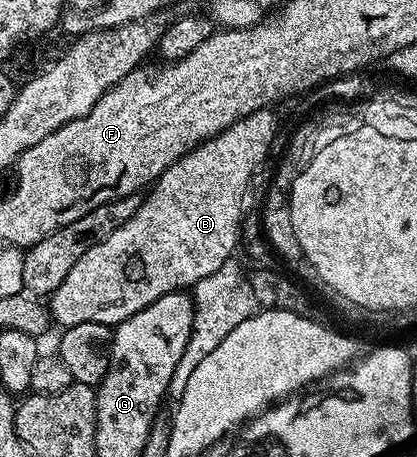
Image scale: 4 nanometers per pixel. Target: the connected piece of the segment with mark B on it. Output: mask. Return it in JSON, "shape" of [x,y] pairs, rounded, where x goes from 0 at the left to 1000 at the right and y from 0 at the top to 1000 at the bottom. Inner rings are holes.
{"shape":[[[647,239],[607,243],[595,256],[547,274],[547,282],[537,282],[518,300],[492,304],[487,313],[456,328],[448,339],[434,339],[412,361],[403,361],[403,370],[393,370],[388,385],[369,394],[365,407],[348,420],[343,440],[326,457],[326,466],[317,466],[317,475],[307,475],[307,484],[297,484],[297,492],[288,492],[288,501],[278,501],[278,510],[259,510],[259,519],[249,519],[249,527],[221,536],[221,545],[211,545],[211,554],[201,554],[201,562],[192,562],[192,571],[182,571],[182,580],[173,580],[163,606],[153,606],[153,615],[144,615],[144,624],[127,646],[118,648],[115,678],[122,700],[132,709],[141,707],[141,718],[149,720],[173,711],[201,711],[204,707],[281,711],[295,707],[307,694],[317,694],[317,685],[336,685],[336,676],[365,667],[365,659],[374,659],[403,641],[463,630],[468,619],[477,619],[489,606],[499,606],[499,597],[518,597],[518,589],[528,589],[528,580],[554,573],[559,558],[552,556],[559,554],[561,540],[566,549],[576,532],[585,464],[580,433],[588,431],[590,416],[600,409],[600,389],[616,379],[619,363],[635,352],[638,337],[645,335],[647,319],[657,313],[657,293],[667,287],[667,260],[655,252],[657,247]]]}

